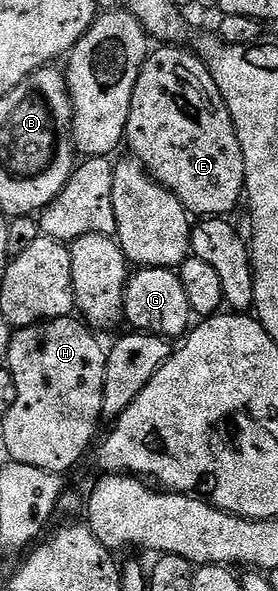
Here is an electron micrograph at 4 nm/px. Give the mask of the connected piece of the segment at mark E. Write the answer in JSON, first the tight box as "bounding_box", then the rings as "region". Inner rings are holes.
{"bounding_box":[125,45,247,217],"region":[[[159,45],[159,47],[150,52],[147,60],[143,63],[141,73],[137,77],[137,85],[133,89],[133,101],[129,109],[129,121],[127,122],[127,133],[125,136],[126,146],[131,146],[130,154],[134,158],[140,159],[147,171],[159,182],[165,189],[169,189],[181,201],[181,205],[195,217],[227,217],[232,213],[238,203],[245,195],[247,182],[245,181],[245,157],[241,153],[241,145],[237,141],[237,133],[233,125],[233,117],[209,73],[206,62],[198,54],[194,55],[191,51],[186,51],[183,45]]]}

